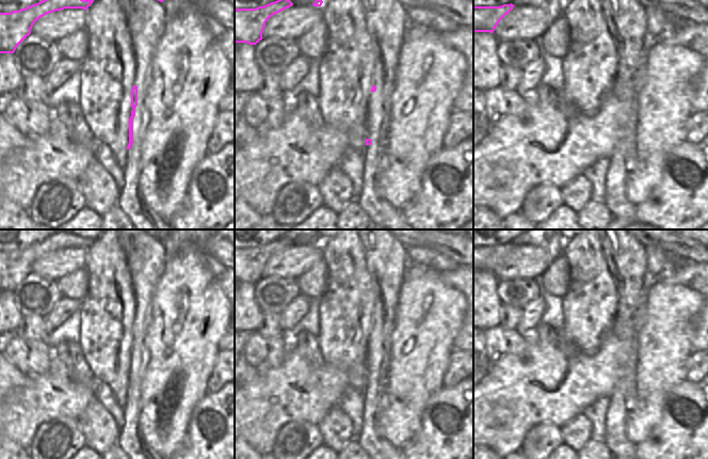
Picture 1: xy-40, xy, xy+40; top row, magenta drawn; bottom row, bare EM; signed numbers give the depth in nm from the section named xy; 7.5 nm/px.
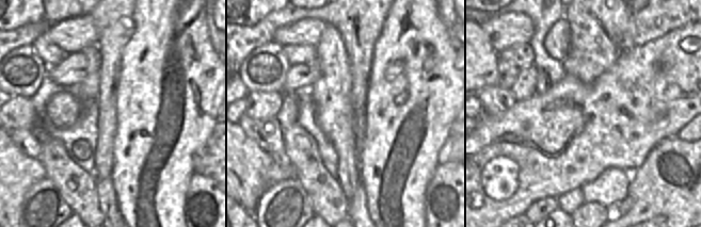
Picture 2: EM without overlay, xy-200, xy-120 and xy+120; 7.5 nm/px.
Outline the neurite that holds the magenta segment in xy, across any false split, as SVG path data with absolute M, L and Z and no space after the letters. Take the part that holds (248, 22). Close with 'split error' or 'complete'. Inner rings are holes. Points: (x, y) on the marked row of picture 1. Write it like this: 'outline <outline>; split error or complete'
outline M277 0L256 9L235 10L235 43L256 45L263 38L266 22L273 15L292 5L290 0Z; complete

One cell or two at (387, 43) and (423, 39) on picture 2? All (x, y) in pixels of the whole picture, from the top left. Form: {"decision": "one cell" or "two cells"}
{"decision": "one cell"}

